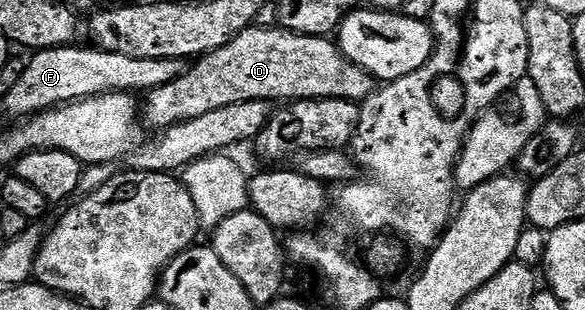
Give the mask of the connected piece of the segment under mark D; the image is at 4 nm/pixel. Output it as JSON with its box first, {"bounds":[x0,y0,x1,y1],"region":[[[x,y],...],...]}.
{"bounds":[143,27,375,131],"region":[[[280,27],[245,29],[231,43],[196,58],[171,83],[148,90],[149,98],[143,101],[144,124],[150,130],[164,131],[181,121],[199,119],[207,111],[219,111],[219,107],[244,101],[366,101],[375,91],[375,79],[353,62],[340,44],[332,45],[329,40],[328,36],[308,37]]]}

